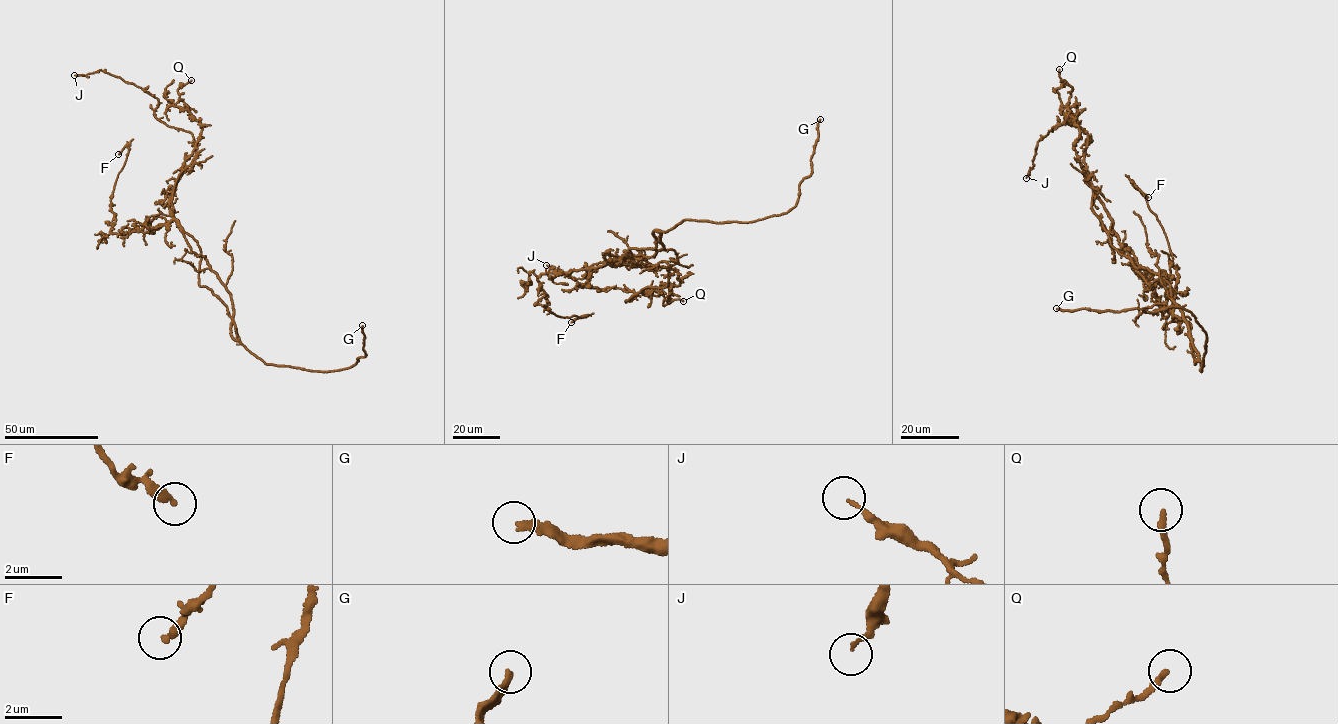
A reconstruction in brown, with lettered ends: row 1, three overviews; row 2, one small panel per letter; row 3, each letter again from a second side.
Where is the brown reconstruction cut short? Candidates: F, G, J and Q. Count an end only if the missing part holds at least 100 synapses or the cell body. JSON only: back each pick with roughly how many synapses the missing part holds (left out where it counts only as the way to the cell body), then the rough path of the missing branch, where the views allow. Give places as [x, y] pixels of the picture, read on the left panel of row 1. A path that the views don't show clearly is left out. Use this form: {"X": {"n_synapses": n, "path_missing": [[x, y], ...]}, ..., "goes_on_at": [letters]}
{"G": {"path_missing": [[362, 325], [363, 308], [346, 221], [347, 211], [353, 208], [357, 200], [362, 136], [359, 114], [343, 66]]}, "goes_on_at": ["G"]}

